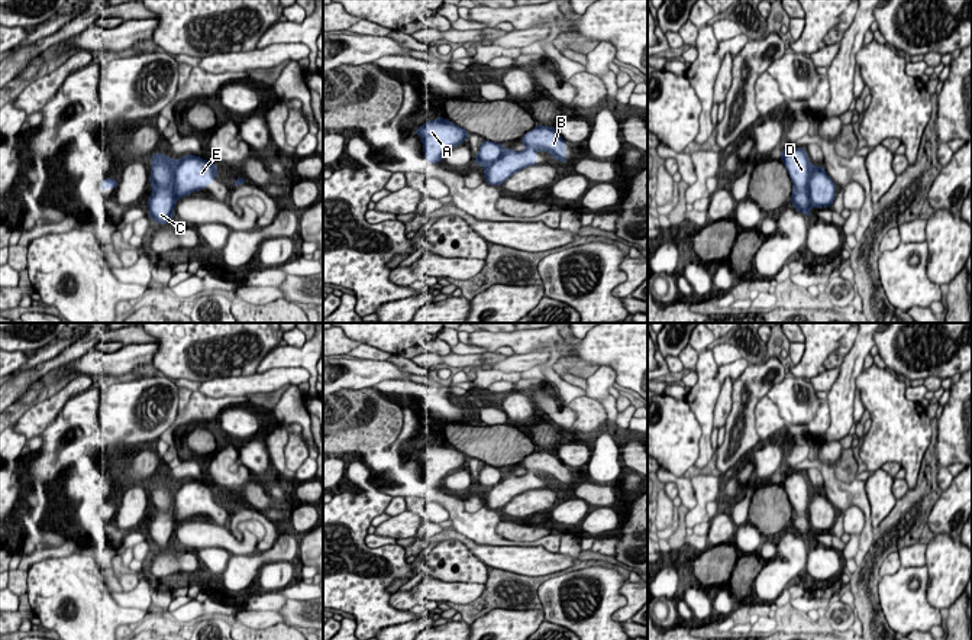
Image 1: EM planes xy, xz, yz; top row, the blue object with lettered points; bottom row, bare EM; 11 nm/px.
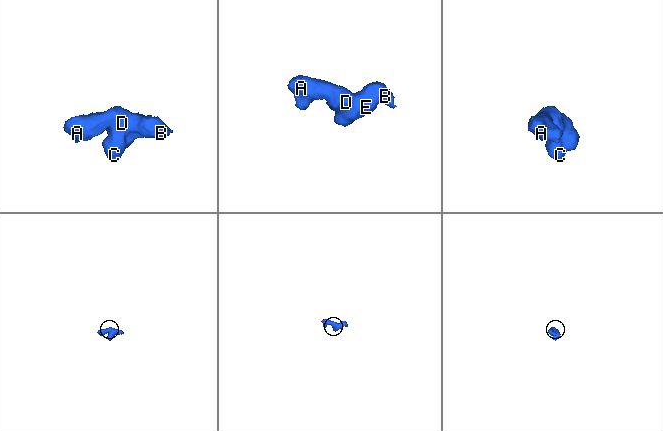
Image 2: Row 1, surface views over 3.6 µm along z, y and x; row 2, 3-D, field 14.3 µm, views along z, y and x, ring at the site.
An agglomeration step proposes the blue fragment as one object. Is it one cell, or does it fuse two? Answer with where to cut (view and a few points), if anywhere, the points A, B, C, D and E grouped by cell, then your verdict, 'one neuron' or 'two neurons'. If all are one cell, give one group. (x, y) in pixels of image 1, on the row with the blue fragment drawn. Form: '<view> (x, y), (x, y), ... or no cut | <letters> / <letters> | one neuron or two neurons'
no cut | A B C D E | one neuron

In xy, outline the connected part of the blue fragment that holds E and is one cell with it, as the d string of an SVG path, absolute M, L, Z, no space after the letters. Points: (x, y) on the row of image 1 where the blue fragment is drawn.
M155 152L149 177L152 194L148 197L151 219L158 224L169 223L177 200L211 185L217 175L216 164L200 156L172 159Z

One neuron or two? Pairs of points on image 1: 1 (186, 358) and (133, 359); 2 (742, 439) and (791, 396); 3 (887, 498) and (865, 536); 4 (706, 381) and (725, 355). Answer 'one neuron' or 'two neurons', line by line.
1: two neurons
2: two neurons
3: two neurons
4: two neurons

